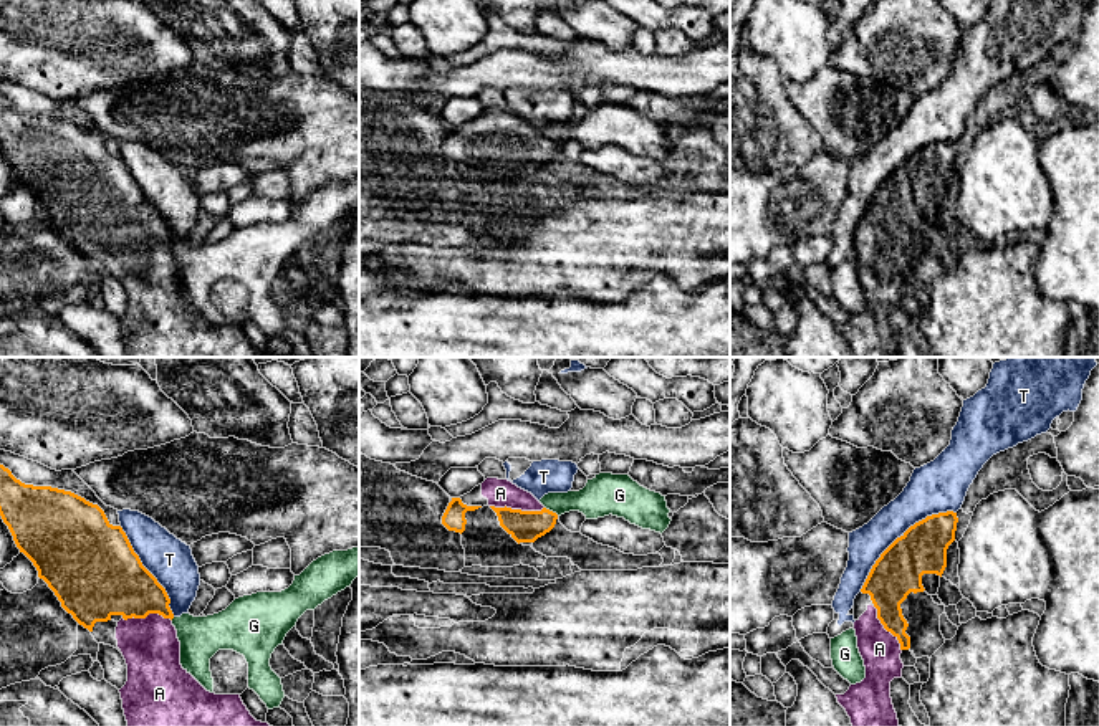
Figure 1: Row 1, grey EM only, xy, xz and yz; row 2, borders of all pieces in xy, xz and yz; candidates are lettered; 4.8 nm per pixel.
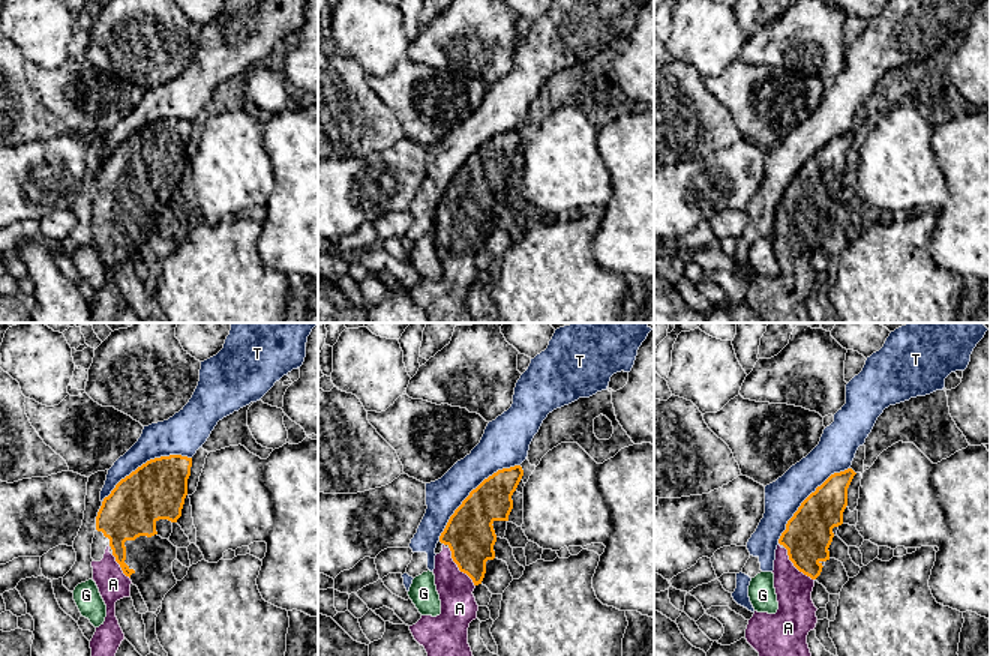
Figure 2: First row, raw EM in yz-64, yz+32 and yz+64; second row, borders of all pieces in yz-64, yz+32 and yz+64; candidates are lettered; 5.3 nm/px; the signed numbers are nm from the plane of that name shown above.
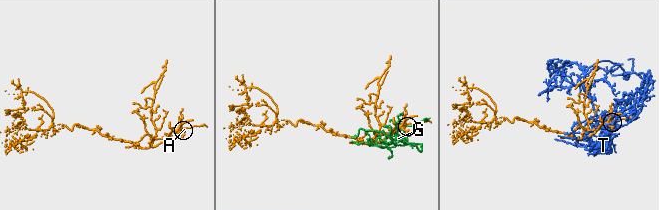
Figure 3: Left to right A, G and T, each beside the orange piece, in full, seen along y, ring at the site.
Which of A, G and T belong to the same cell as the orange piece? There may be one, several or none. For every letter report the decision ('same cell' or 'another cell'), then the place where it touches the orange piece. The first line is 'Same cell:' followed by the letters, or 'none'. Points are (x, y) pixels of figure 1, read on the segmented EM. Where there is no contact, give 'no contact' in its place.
Same cell: A
A: same cell; meets orange in xz at (517, 510)
G: another cell; meets orange in xz at (551, 511)
T: another cell; meets orange in yz at (901, 536)

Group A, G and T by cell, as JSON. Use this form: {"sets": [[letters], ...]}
{"sets": [["A"], ["G"], ["T"]]}

